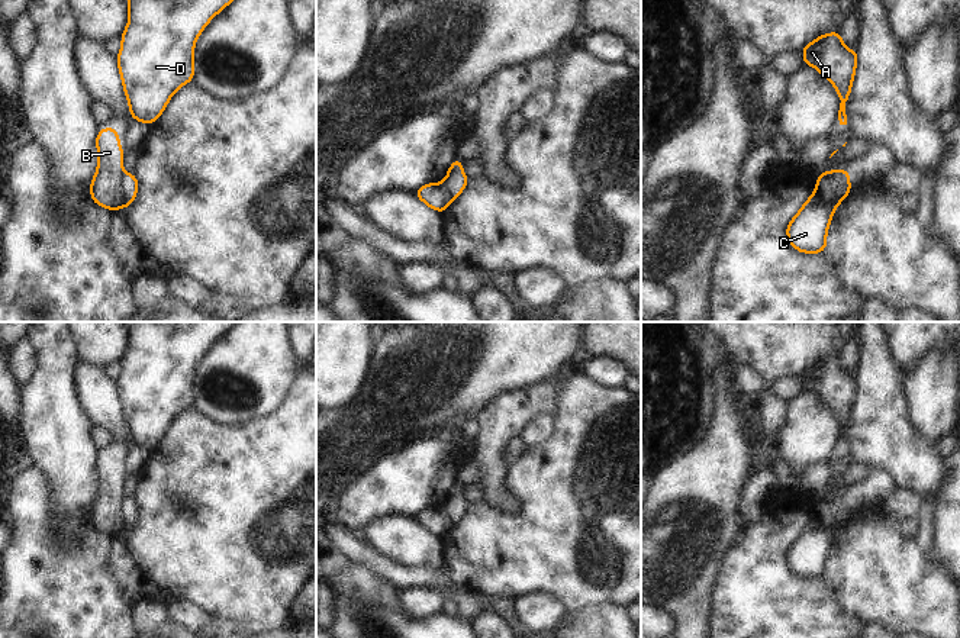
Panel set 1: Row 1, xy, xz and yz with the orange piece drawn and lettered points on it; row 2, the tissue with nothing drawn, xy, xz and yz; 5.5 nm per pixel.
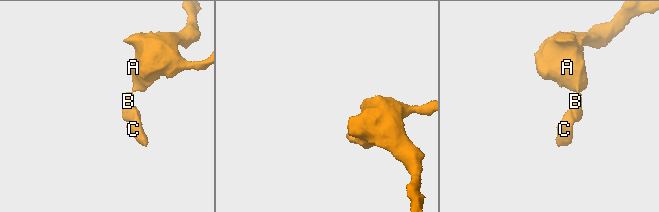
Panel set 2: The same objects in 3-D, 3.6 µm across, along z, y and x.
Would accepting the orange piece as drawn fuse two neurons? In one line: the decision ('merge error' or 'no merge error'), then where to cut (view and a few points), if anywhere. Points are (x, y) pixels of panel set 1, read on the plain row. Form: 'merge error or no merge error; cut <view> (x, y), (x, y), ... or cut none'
merge error; cut xy (125, 499), (122, 503), (122, 531)

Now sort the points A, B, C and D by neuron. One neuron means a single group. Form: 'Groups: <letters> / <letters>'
Groups: A B D / C.

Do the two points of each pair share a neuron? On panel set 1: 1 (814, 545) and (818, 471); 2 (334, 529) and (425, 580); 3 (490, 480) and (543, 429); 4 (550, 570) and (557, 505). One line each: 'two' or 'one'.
1: two
2: one
3: two
4: one

